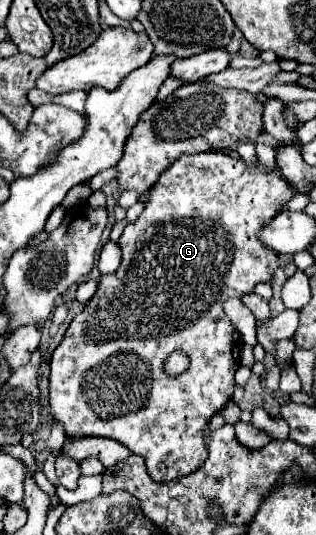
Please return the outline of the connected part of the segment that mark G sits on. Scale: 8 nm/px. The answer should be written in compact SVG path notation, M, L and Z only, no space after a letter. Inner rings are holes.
M224 152L180 156L158 178L142 216L136 222L128 224L118 240L118 244L122 248L120 268L114 274L100 276L96 294L90 298L90 302L86 304L82 314L74 316L62 342L58 344L58 348L52 354L52 360L50 360L50 368L52 368L52 372L50 372L50 410L52 410L52 416L64 424L66 436L72 436L72 438L104 436L104 438L112 438L112 440L122 442L126 448L130 448L130 452L140 454L146 460L148 474L154 482L172 482L176 478L192 474L194 470L198 470L204 464L204 460L208 456L206 442L204 442L204 428L208 426L210 418L230 402L230 398L234 394L234 388L236 388L234 372L240 366L238 360L240 360L240 350L242 350L240 334L234 330L230 318L224 314L222 304L228 298L240 298L244 294L252 294L254 286L260 282L270 282L274 270L280 266L278 252L274 252L272 248L262 244L258 240L258 232L264 226L268 226L272 222L272 218L276 218L282 212L284 204L290 202L296 194L298 194L298 190L284 180L278 166L268 170L258 162L258 170L254 170L254 174L252 174L246 170L246 162L240 156L232 156L232 154L224 154ZM176 350L180 350L182 354L186 354L190 358L190 366L178 376L168 376L162 366L164 366L166 358Z

